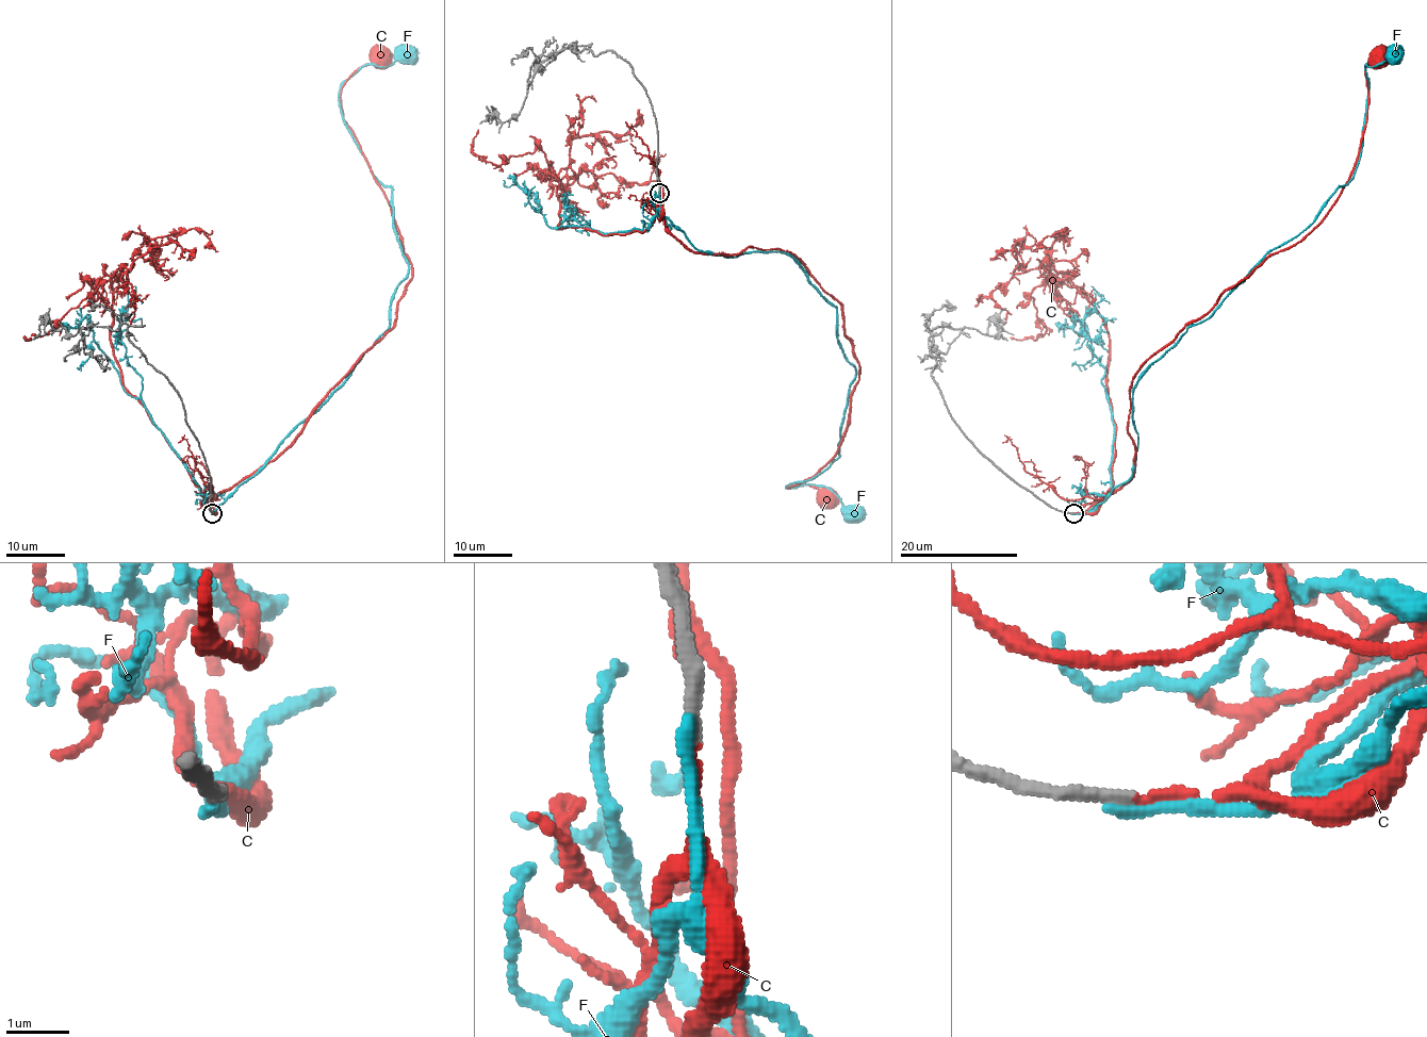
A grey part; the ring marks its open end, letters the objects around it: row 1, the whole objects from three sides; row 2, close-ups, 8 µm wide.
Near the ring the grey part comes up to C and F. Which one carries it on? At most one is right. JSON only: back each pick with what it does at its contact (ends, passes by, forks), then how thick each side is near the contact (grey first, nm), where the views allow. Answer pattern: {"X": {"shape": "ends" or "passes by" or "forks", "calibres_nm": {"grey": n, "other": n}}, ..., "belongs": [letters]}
{"C": {"shape": "ends", "calibres_nm": {"grey": 200, "other": 170}}, "belongs": ["C"]}

